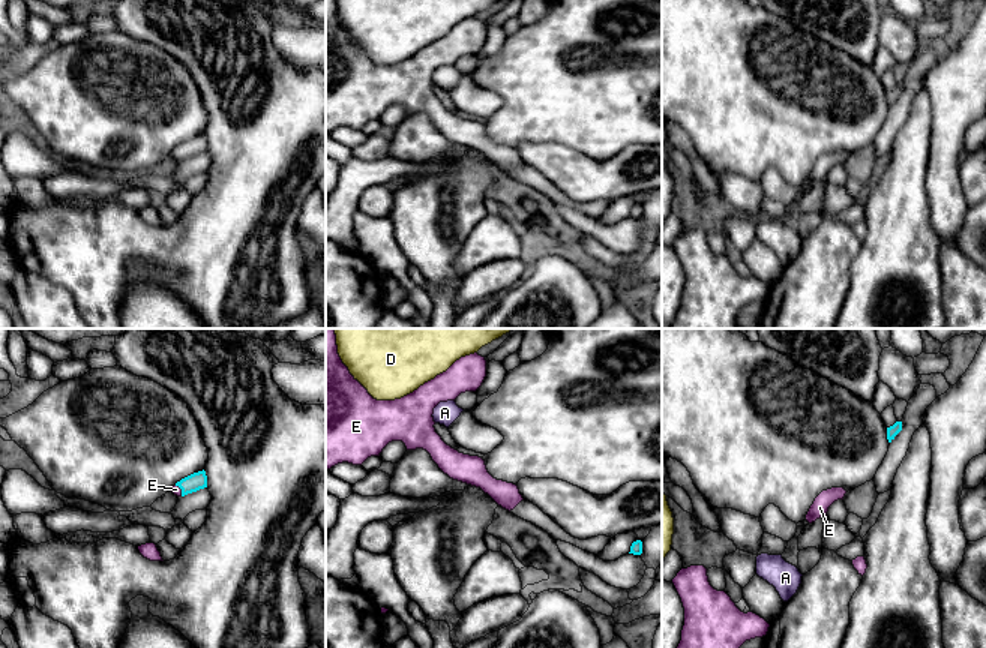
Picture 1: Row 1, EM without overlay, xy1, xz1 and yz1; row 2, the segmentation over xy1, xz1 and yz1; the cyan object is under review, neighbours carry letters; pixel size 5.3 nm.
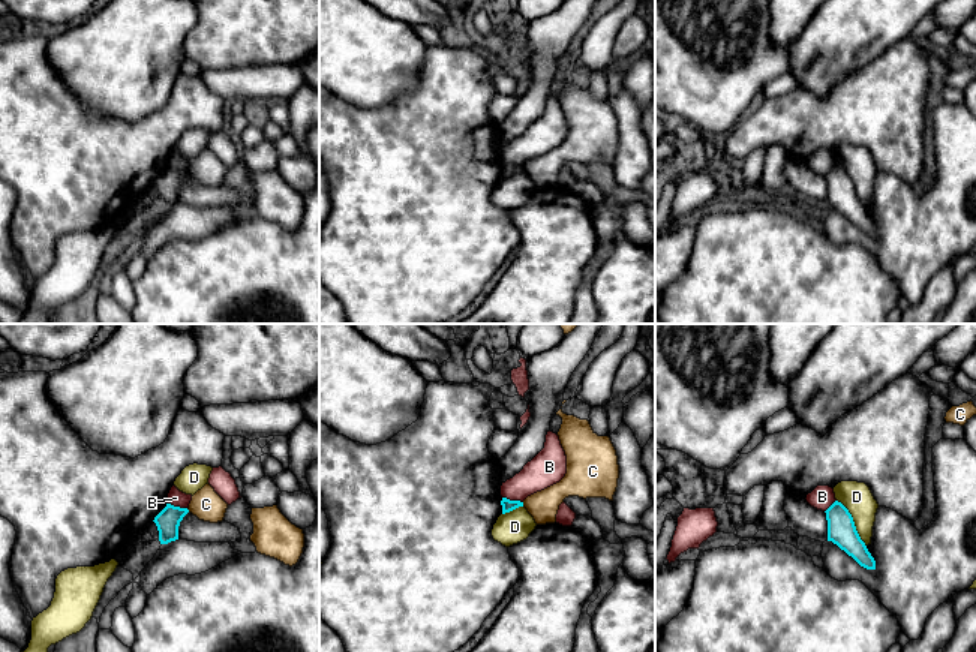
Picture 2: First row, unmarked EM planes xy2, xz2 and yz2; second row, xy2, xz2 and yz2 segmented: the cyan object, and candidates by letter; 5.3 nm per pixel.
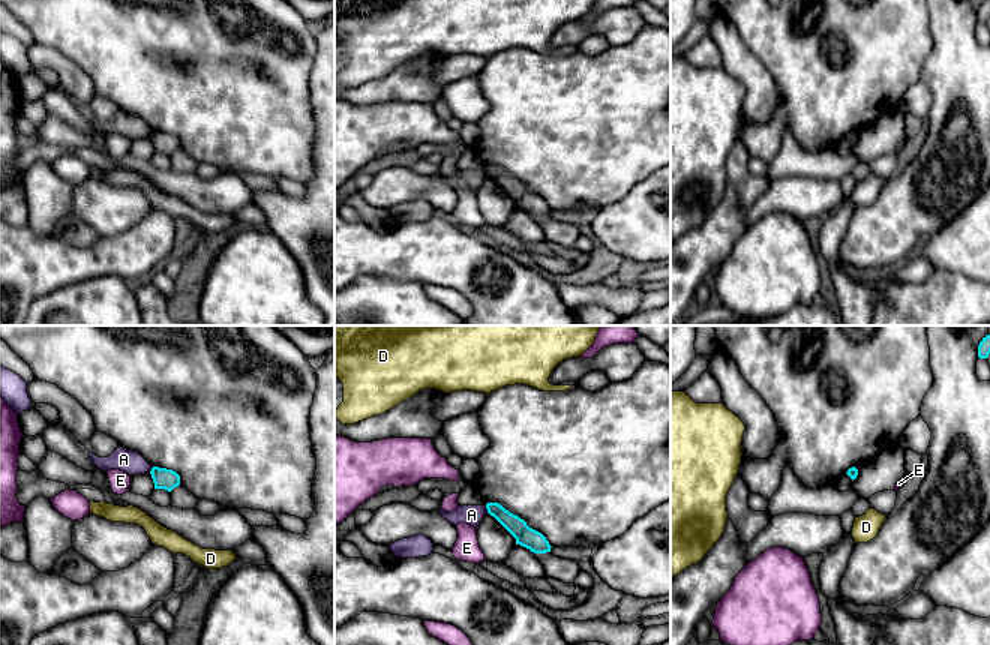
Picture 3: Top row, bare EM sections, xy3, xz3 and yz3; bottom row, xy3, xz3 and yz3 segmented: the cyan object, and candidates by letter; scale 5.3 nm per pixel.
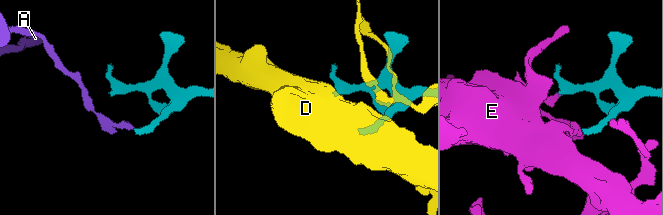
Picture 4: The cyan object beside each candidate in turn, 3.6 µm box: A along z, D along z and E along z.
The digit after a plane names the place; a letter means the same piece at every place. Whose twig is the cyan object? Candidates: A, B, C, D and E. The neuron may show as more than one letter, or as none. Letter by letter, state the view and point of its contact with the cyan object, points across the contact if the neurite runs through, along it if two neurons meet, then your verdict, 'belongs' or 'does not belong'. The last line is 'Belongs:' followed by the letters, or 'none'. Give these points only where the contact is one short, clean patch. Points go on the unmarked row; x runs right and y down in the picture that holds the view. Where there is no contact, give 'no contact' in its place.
A: xz3 (486, 171) | along xz3 (485, 170), (488, 176) | does not belong
B: xz2 (513, 165) | along xz2 (502, 161), (522, 167) | does not belong
C: xy2 (188, 174) | along xy2 (186, 173), (189, 176) | does not belong
D: yz2 (853, 188) | does not belong
E: xy1 (180, 152) | across xy1 (198, 144), (180, 152), (176, 153) | belongs
Belongs: E

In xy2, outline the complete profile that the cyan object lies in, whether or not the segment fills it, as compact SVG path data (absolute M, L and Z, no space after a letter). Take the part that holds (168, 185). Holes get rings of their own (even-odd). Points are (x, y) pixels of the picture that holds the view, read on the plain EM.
M166 168L166 171L154 181L153 186L157 190L160 208L178 204L178 190L187 177L187 172Z

